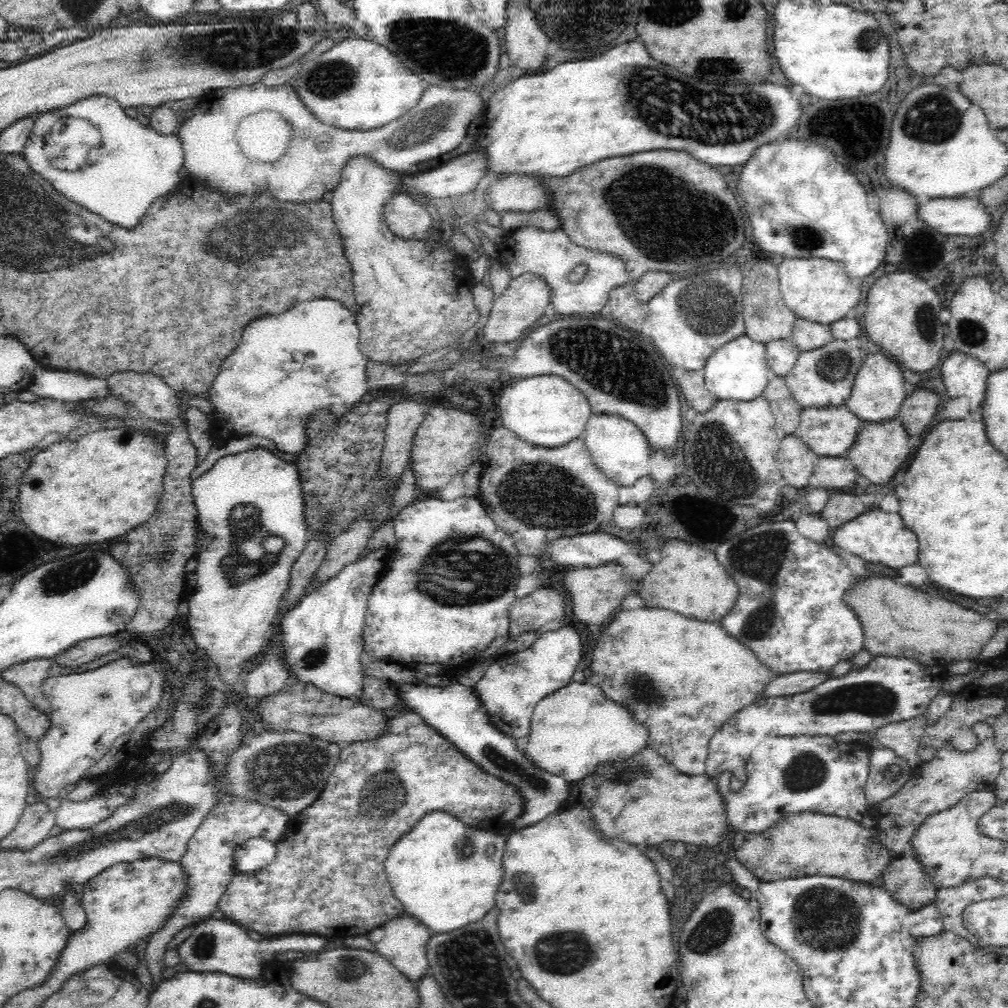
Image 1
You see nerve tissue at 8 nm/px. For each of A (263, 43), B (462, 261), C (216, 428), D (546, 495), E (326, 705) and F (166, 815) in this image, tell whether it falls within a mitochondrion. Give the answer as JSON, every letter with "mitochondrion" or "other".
{"A":"mitochondrion","B":"other","C":"other","D":"mitochondrion","E":"other","F":"mitochondrion"}

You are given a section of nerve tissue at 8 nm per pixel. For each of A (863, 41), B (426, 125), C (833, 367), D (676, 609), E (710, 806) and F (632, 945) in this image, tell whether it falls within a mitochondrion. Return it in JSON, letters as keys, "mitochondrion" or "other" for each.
{"A":"mitochondrion","B":"mitochondrion","C":"mitochondrion","D":"other","E":"other","F":"other"}

